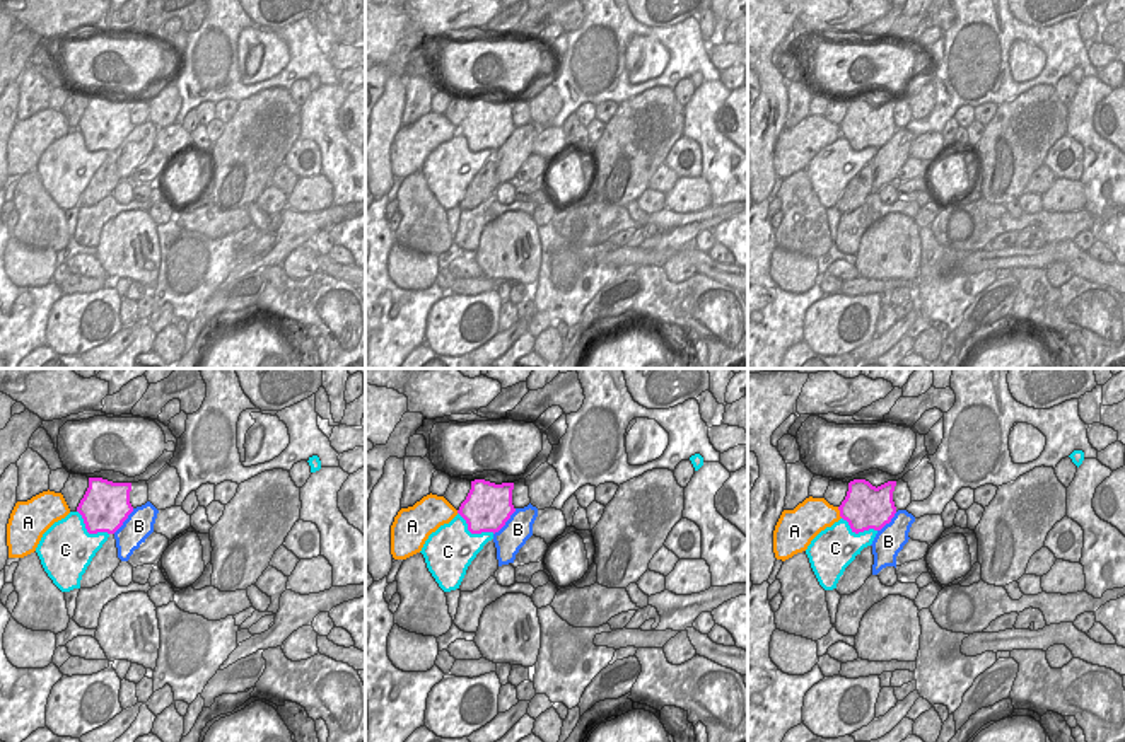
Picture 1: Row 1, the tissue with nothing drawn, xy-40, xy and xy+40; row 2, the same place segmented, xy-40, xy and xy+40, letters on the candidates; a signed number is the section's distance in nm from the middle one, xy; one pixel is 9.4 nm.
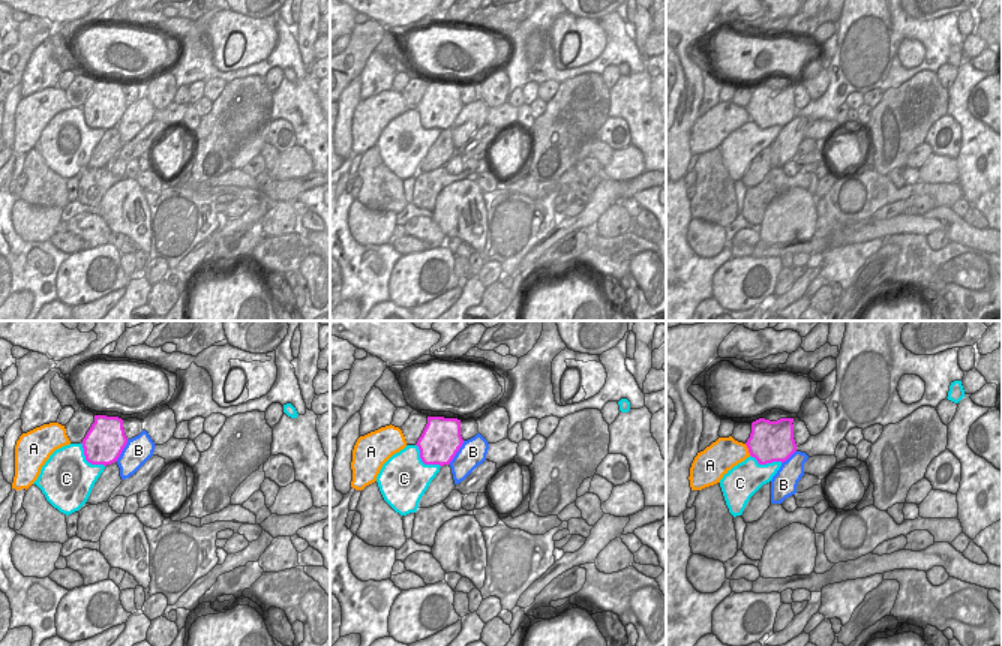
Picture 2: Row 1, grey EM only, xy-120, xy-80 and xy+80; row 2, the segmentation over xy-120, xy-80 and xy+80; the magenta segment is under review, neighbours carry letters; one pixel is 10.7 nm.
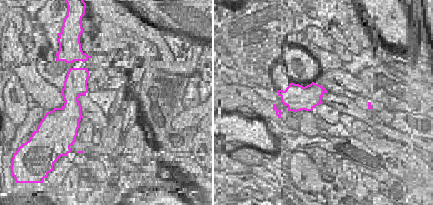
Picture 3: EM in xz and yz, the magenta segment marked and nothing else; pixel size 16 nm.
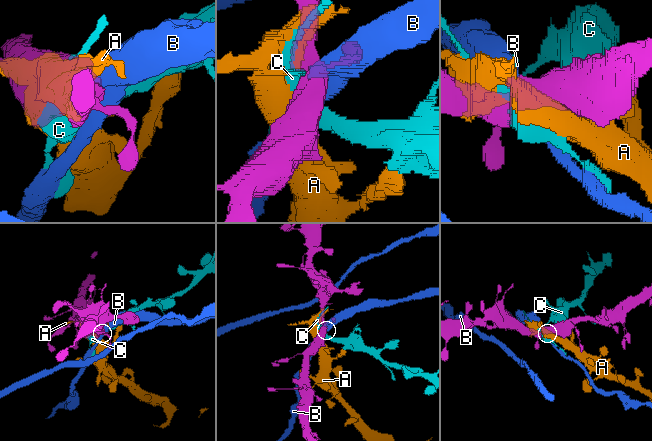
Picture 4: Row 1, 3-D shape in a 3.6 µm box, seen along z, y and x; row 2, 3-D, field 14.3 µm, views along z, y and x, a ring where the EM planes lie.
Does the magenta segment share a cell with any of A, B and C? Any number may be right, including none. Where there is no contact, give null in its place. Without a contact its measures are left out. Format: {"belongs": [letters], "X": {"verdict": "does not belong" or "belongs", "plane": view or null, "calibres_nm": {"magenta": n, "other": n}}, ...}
{"belongs": [], "A": {"verdict": "does not belong", "plane": "xy+40", "calibres_nm": {"magenta": 420, "other": 320}}, "B": {"verdict": "does not belong", "plane": "xy", "calibres_nm": {"magenta": 440, "other": 280}}, "C": {"verdict": "does not belong", "plane": "xy", "calibres_nm": {"magenta": 420, "other": 440}}}

